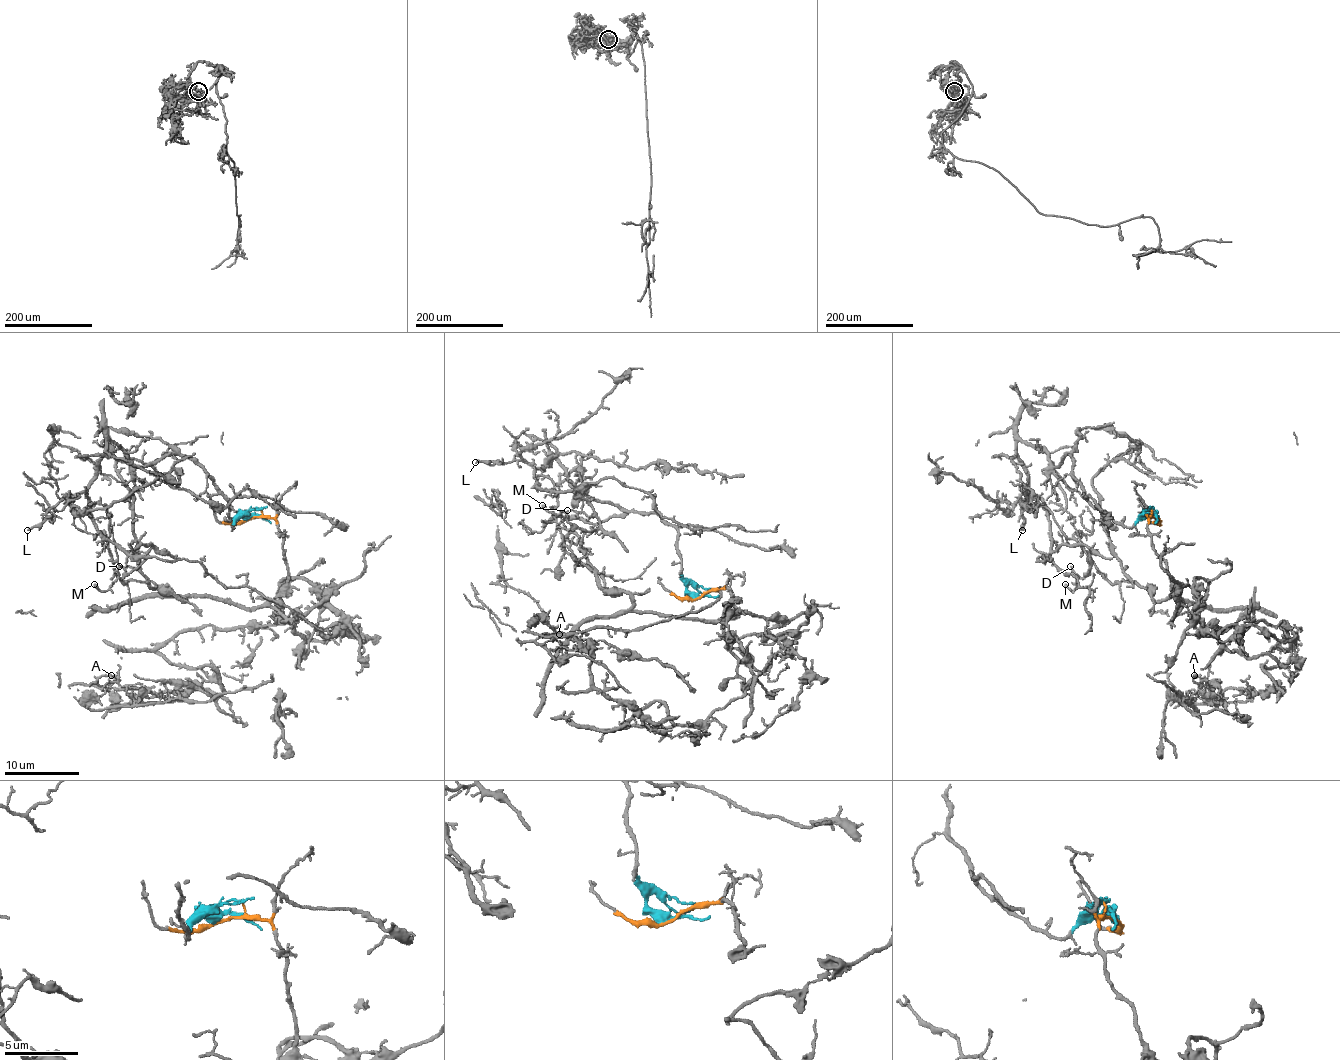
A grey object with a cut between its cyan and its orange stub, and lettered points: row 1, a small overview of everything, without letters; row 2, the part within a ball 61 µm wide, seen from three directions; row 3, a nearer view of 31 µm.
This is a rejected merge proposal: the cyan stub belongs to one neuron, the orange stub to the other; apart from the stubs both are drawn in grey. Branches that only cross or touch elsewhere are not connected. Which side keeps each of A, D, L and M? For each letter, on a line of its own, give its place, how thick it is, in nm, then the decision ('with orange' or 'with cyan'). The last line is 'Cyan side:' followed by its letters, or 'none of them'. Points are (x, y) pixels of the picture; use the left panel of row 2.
A: place (111, 675); calibre 120 nm; with orange
D: place (119, 566); calibre 110 nm; with cyan
L: place (27, 530); calibre 160 nm; with cyan
M: place (94, 584); calibre 240 nm; with cyan
Cyan side: D, L, M

